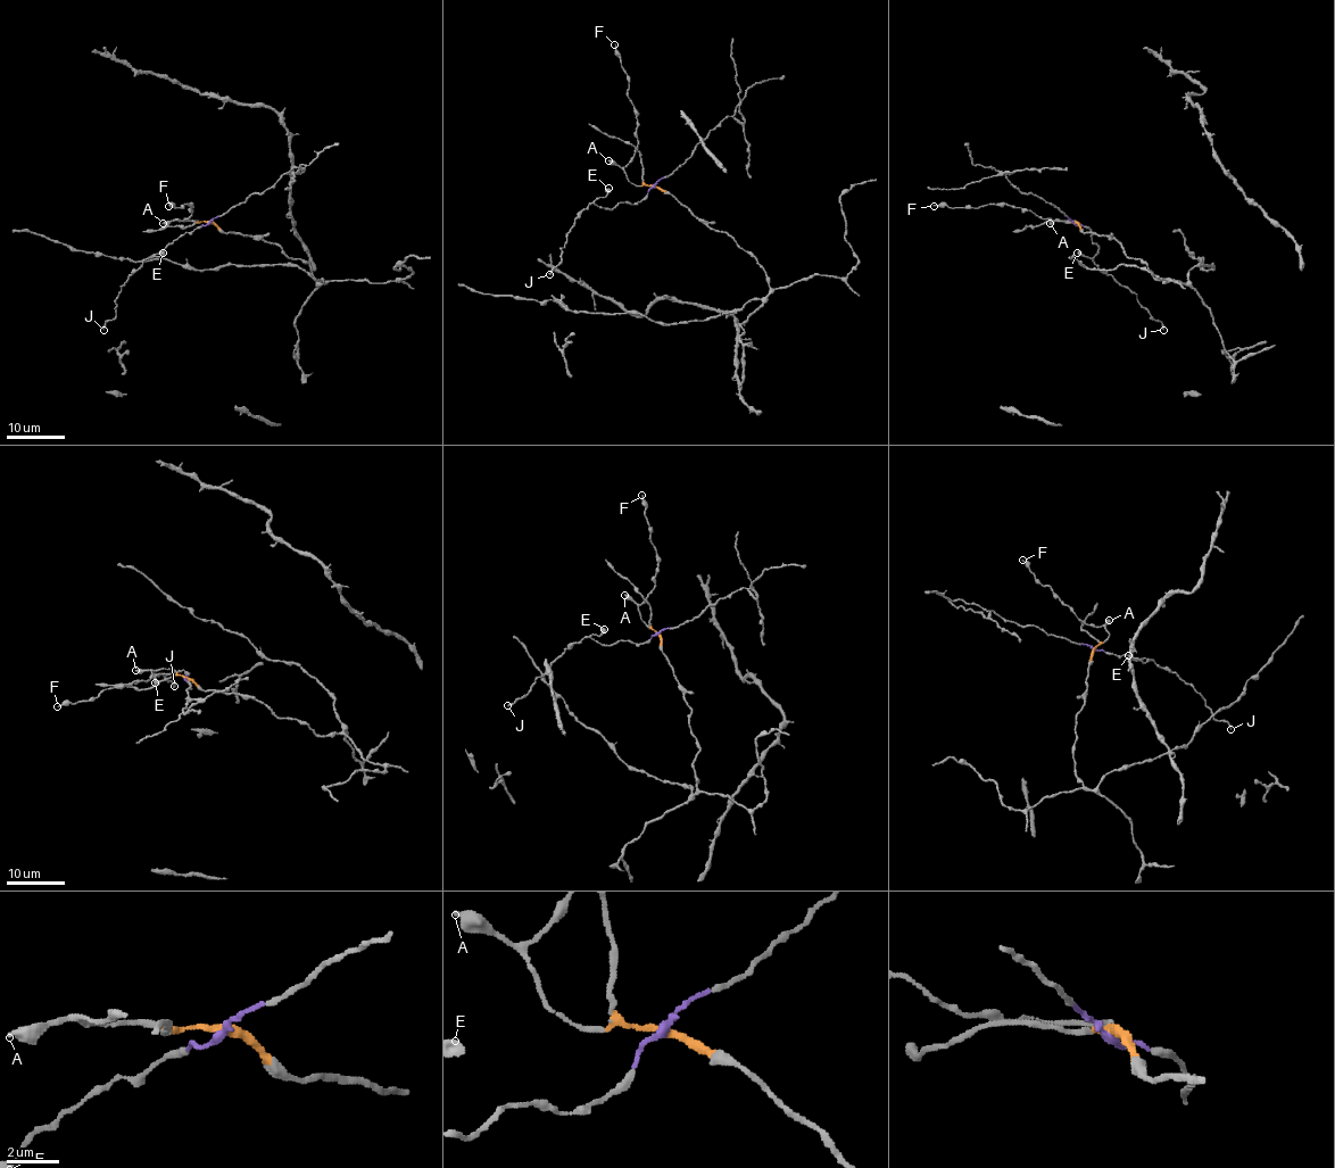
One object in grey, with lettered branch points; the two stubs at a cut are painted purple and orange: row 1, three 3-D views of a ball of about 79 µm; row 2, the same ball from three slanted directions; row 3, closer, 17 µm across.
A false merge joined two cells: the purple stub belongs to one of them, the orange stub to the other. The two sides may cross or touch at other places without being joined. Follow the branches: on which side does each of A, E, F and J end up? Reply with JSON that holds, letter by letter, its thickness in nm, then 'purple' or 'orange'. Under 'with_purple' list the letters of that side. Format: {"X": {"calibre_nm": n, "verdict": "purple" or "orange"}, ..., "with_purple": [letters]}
{"A": {"calibre_nm": 480, "verdict": "orange"}, "E": {"calibre_nm": 600, "verdict": "purple"}, "F": {"calibre_nm": 160, "verdict": "orange"}, "J": {"calibre_nm": 180, "verdict": "purple"}, "with_purple": ["E", "J"]}

